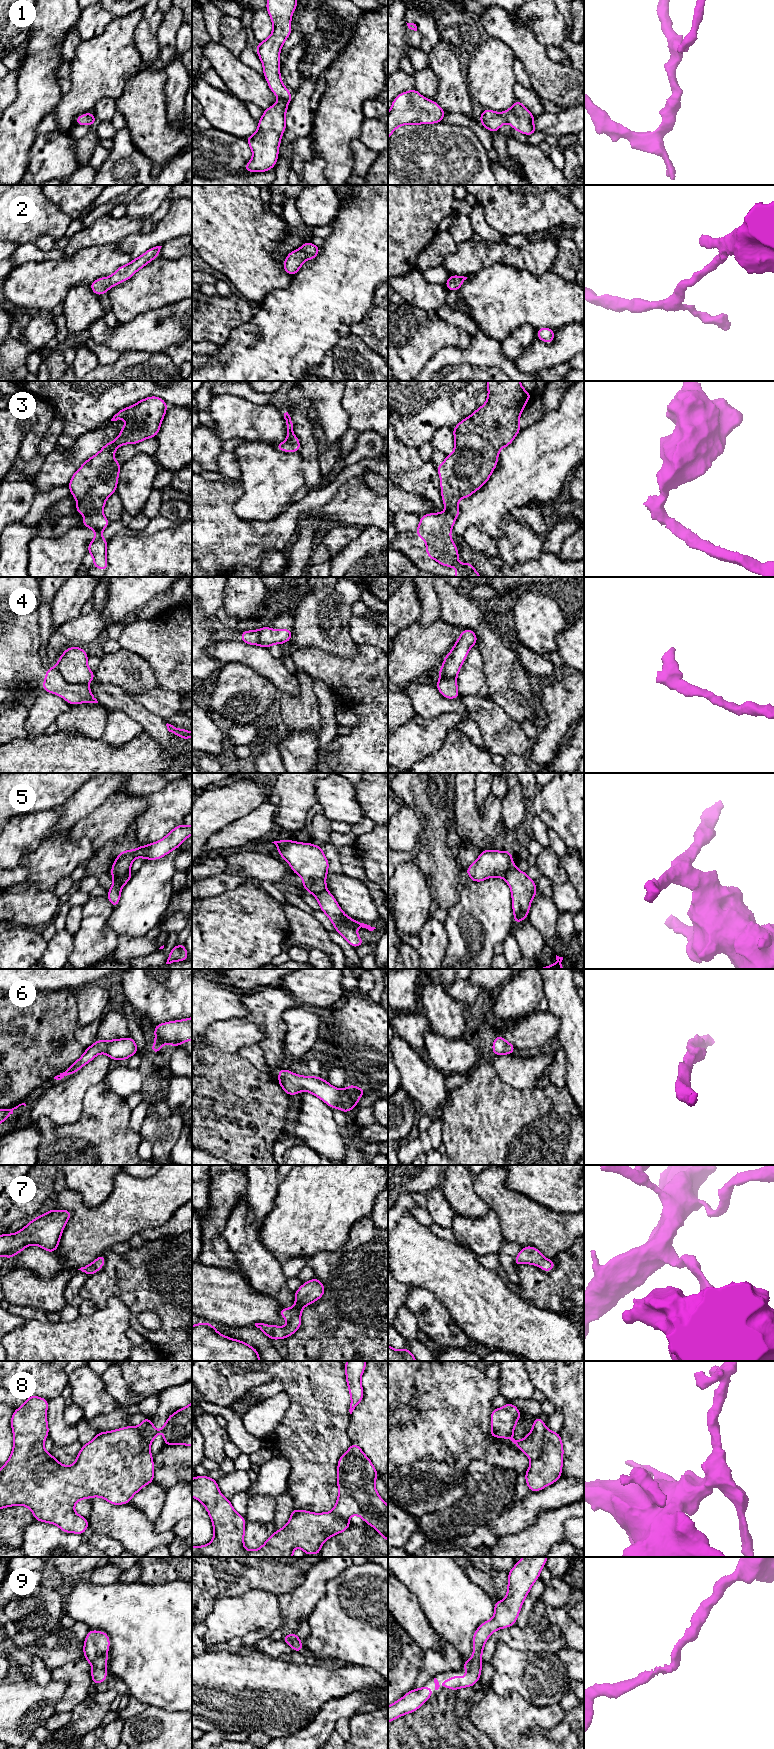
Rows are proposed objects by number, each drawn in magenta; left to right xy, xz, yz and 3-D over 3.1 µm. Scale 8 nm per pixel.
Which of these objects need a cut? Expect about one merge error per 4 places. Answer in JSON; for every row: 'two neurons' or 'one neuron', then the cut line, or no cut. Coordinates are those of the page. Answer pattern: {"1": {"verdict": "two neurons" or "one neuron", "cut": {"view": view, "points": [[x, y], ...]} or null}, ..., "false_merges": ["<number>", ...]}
{"1": {"verdict": "one neuron", "cut": null}, "2": {"verdict": "one neuron", "cut": null}, "3": {"verdict": "one neuron", "cut": null}, "4": {"verdict": "two neurons", "cut": {"view": "xy", "points": [[54, 667], [68, 682], [86, 684]]}}, "5": {"verdict": "two neurons", "cut": {"view": "xy", "points": [[129, 870], [121, 886]]}}, "6": {"verdict": "one neuron", "cut": null}, "7": {"verdict": "one neuron", "cut": null}, "8": {"verdict": "two neurons", "cut": {"view": "yz", "points": [[546, 1428], [543, 1434], [542, 1452], [531, 1461]]}}, "9": {"verdict": "one neuron", "cut": null}, "false_merges": ["4", "5", "8"]}

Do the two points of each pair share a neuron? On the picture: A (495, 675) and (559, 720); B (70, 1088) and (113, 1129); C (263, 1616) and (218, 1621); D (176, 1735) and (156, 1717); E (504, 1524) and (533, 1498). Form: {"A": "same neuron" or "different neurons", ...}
{"A": "different neurons", "B": "different neurons", "C": "same neuron", "D": "same neuron", "E": "same neuron"}

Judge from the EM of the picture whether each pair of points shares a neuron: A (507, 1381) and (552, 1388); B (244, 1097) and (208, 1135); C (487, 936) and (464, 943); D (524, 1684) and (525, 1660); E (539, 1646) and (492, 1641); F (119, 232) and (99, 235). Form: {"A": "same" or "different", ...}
{"A": "different", "B": "same", "C": "same", "D": "same", "E": "same", "F": "same"}

